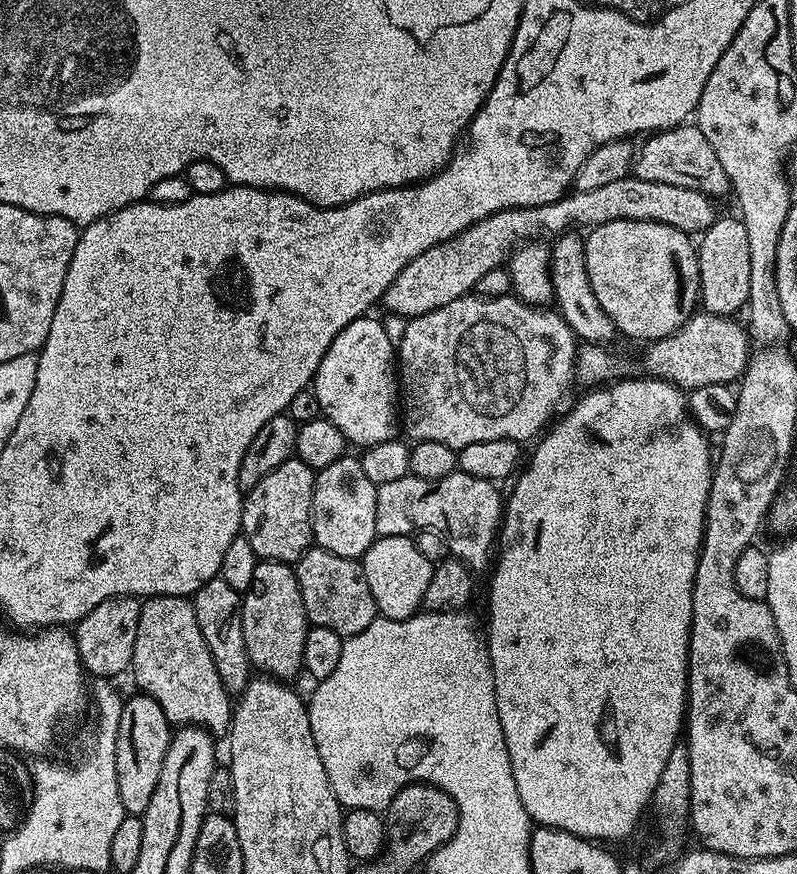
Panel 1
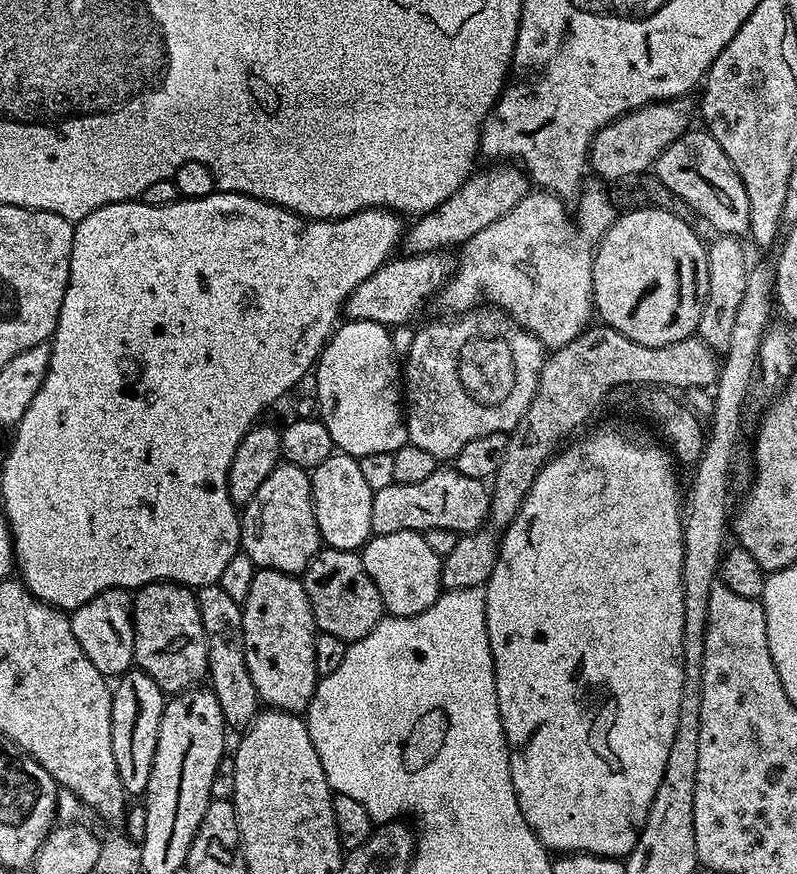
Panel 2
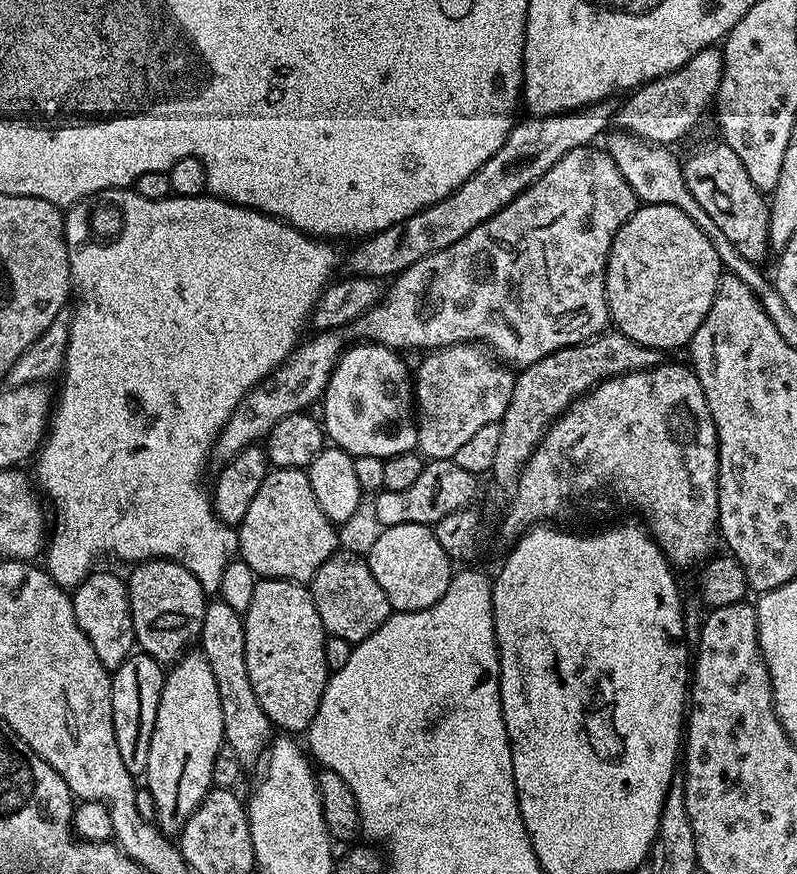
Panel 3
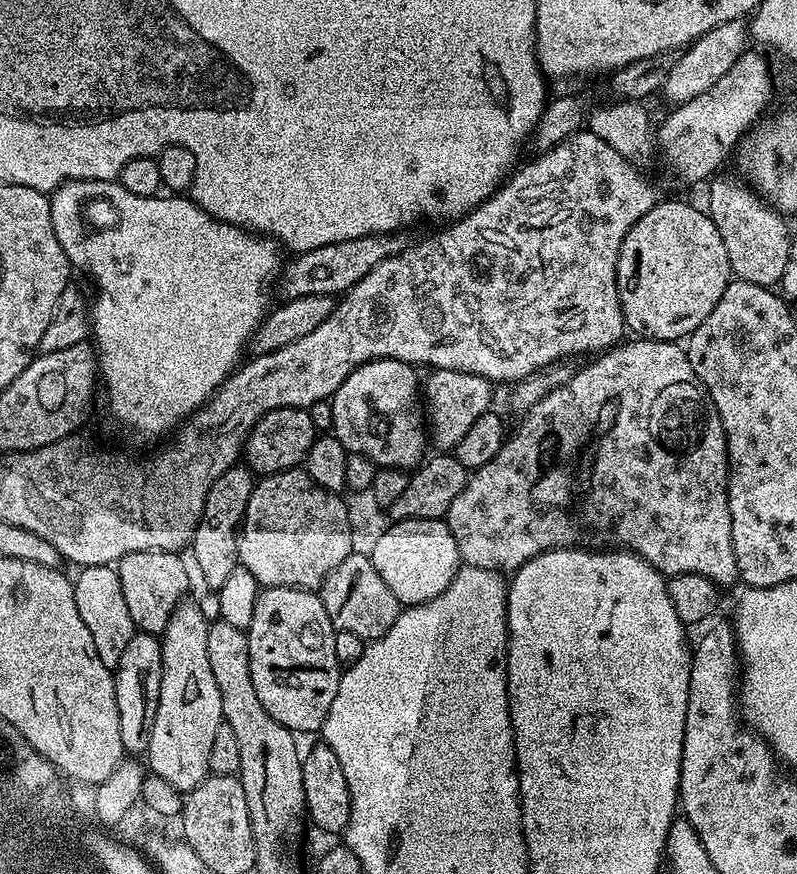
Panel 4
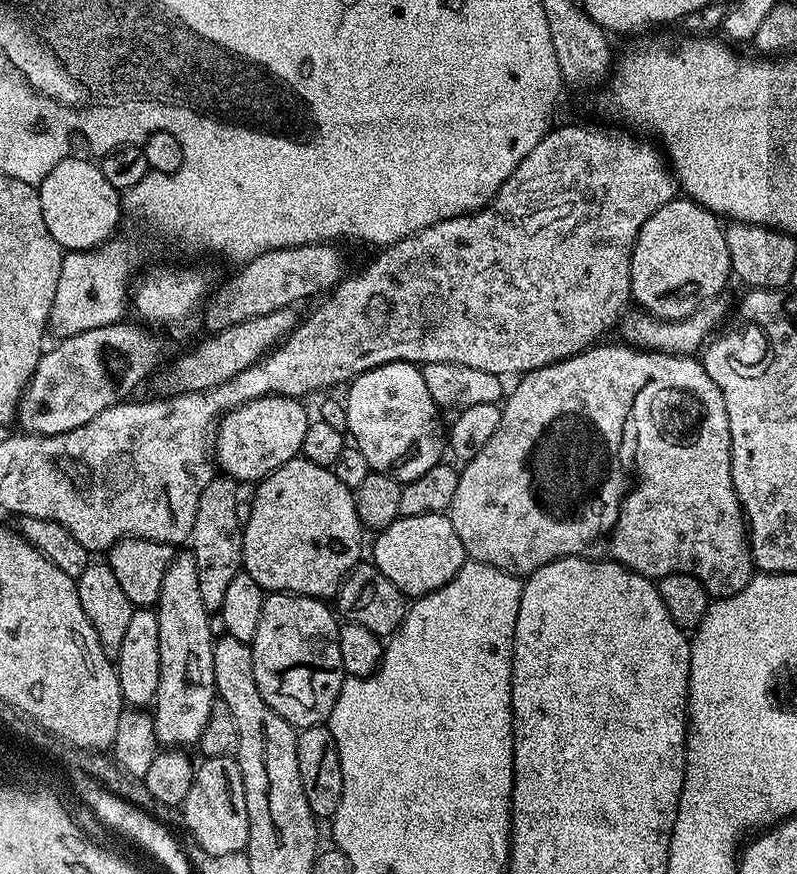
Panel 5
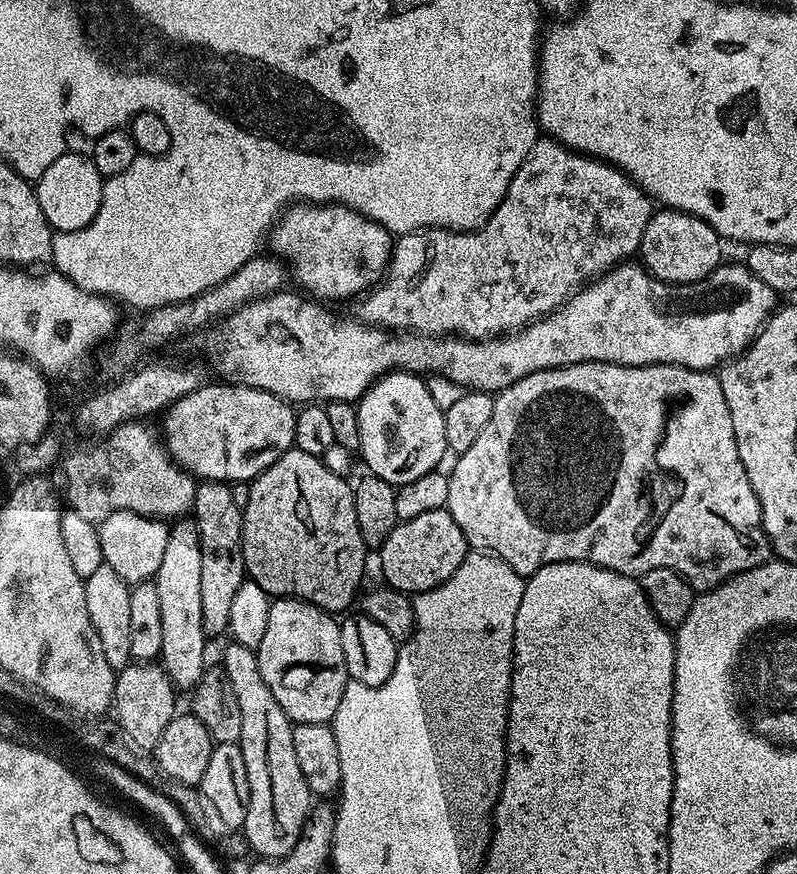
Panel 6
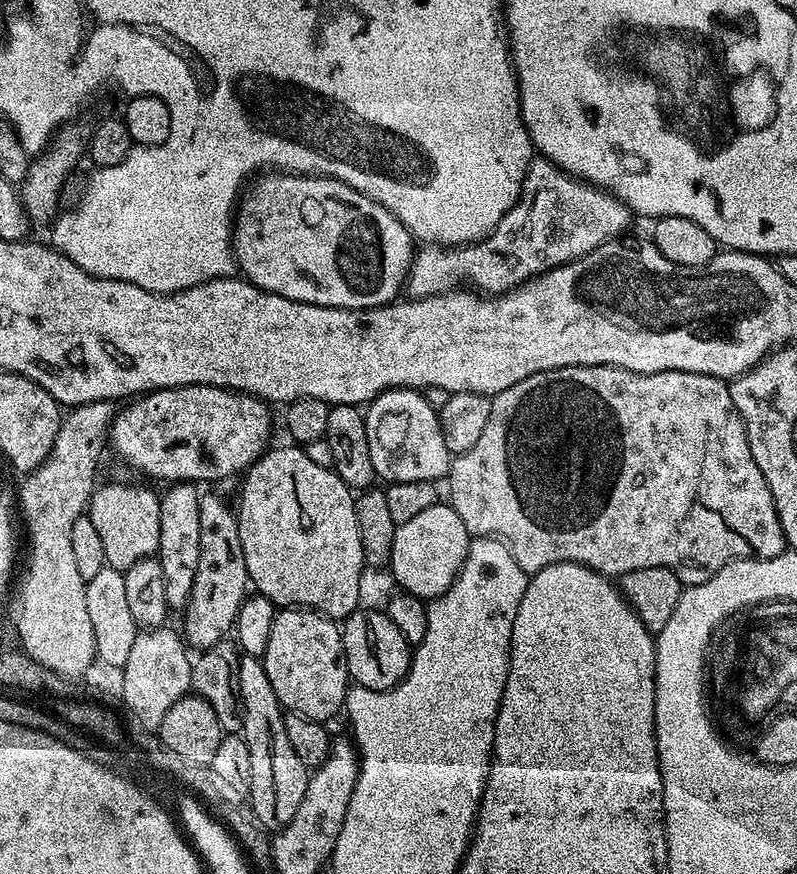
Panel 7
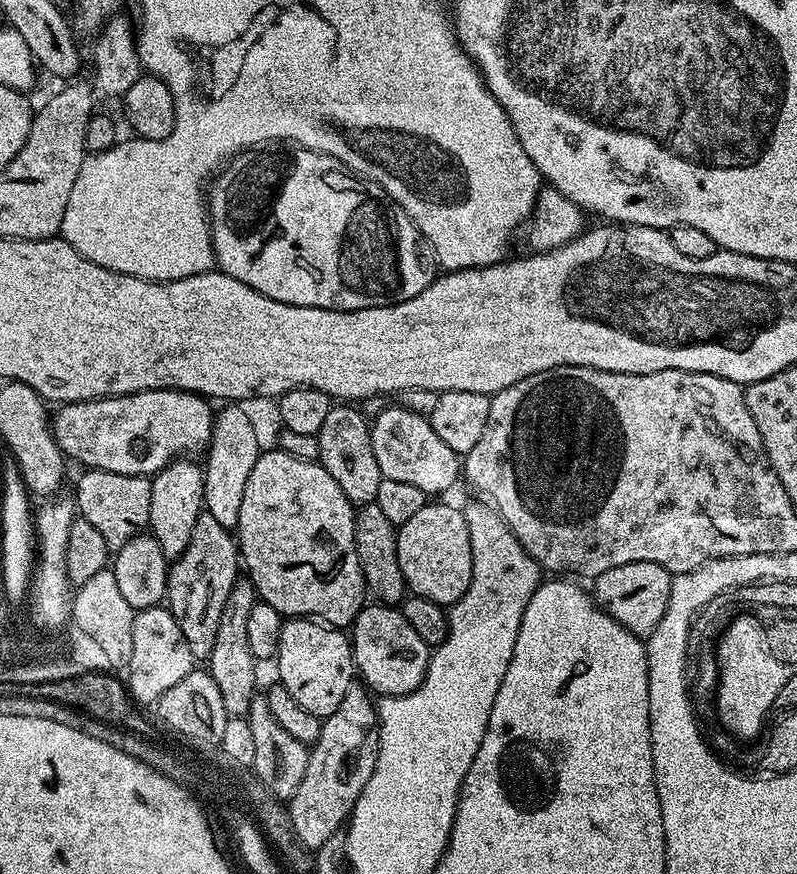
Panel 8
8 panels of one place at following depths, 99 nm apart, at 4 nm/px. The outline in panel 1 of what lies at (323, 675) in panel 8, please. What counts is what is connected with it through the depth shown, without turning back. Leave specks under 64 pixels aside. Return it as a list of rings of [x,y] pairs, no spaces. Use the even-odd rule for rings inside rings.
[[[277,560],[257,562],[254,579],[242,594],[240,613],[248,661],[252,663],[253,669],[281,682],[292,682],[296,675],[301,675],[304,666],[302,646],[306,646],[310,625],[302,606],[302,590],[298,586],[295,571],[287,564],[279,564]]]

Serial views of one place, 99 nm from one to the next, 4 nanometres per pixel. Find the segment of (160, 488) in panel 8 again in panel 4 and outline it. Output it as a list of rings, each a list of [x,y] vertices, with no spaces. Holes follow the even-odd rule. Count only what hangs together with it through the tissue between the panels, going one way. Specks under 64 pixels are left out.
[[[181,602],[176,607],[166,630],[159,637],[162,690],[158,694],[158,714],[154,714],[146,753],[151,775],[162,778],[181,794],[191,792],[209,775],[210,746],[214,746],[218,726],[225,723],[222,694],[218,694],[218,682],[214,682],[210,658],[206,654],[210,620],[204,617],[198,605],[188,603]]]

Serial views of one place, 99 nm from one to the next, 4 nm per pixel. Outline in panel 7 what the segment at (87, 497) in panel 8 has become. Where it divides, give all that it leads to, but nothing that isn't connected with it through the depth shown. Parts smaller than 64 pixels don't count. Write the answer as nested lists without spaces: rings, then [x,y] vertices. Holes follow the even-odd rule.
[[[103,484],[93,491],[86,515],[90,522],[94,522],[98,535],[102,537],[105,565],[124,573],[130,566],[134,566],[134,562],[155,557],[160,551],[160,496],[140,484]]]

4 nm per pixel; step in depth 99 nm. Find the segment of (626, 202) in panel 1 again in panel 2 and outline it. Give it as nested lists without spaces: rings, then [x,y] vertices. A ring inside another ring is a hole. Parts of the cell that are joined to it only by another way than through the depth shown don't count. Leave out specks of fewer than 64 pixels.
[[[447,251],[431,252],[421,256],[401,255],[376,271],[344,303],[343,315],[358,322],[378,322],[385,326],[407,325],[424,308],[432,295],[439,293],[454,271],[454,260]]]

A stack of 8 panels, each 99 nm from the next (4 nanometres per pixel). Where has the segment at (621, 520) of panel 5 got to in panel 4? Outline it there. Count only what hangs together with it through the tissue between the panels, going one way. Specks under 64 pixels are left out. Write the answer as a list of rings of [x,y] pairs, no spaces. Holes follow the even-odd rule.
[[[632,338],[632,341],[629,339],[627,342],[621,342],[616,345],[614,348],[609,348],[597,355],[595,358],[589,359],[592,360],[589,362],[585,368],[577,367],[571,378],[569,378],[562,386],[558,386],[554,390],[550,390],[550,394],[546,394],[546,398],[542,398],[530,409],[528,412],[523,413],[520,425],[516,429],[511,429],[510,435],[505,439],[503,446],[498,450],[498,454],[494,454],[494,458],[490,458],[490,462],[486,462],[486,466],[475,469],[468,477],[468,484],[462,490],[462,494],[458,494],[458,498],[454,498],[454,502],[450,502],[450,510],[448,511],[446,517],[446,523],[450,534],[454,534],[454,542],[458,542],[458,550],[460,551],[460,559],[464,564],[469,564],[470,566],[478,566],[482,570],[494,570],[495,572],[501,574],[511,574],[525,564],[527,560],[532,560],[538,554],[543,552],[551,552],[553,548],[579,548],[581,550],[604,550],[609,546],[615,546],[620,550],[627,550],[629,552],[635,552],[636,555],[641,556],[646,562],[650,562],[650,566],[657,568],[665,578],[671,578],[677,576],[678,574],[702,574],[706,578],[710,578],[718,586],[725,586],[724,584],[737,583],[740,571],[738,570],[738,562],[734,558],[734,534],[730,530],[730,502],[728,501],[728,443],[726,442],[726,434],[724,433],[724,427],[722,422],[718,418],[718,410],[714,406],[714,402],[708,397],[708,392],[704,388],[704,383],[697,378],[694,374],[694,370],[690,366],[688,361],[688,353],[679,343],[673,342],[671,340],[645,340],[643,338]],[[642,376],[648,376],[652,378],[652,470],[644,470],[648,466],[640,464],[640,468],[630,468],[628,464],[622,464],[618,462],[618,454],[608,454],[608,450],[604,450],[602,446],[602,430],[606,428],[606,424],[602,422],[602,414],[600,410],[606,410],[610,406],[610,392],[616,392],[618,390],[618,384],[620,382],[626,382],[630,378],[642,378]]]

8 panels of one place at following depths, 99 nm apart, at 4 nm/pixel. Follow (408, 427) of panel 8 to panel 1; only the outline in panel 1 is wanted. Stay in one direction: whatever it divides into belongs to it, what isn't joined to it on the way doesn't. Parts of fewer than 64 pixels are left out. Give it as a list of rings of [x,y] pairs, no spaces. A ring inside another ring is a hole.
[[[368,314],[362,315],[337,334],[318,366],[314,381],[323,419],[334,422],[334,426],[342,430],[345,441],[349,445],[360,444],[361,449],[393,439],[398,432],[398,352],[387,337],[383,323],[372,318]]]

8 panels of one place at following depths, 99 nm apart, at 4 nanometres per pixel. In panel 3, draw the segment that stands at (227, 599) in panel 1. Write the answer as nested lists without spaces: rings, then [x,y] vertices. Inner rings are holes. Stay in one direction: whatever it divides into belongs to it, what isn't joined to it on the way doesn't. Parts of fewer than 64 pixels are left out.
[[[212,599],[204,606],[204,621],[198,648],[203,652],[206,662],[210,662],[214,682],[218,682],[218,698],[222,698],[224,739],[236,751],[241,762],[248,765],[256,759],[259,761],[265,755],[274,736],[274,725],[266,718],[262,706],[258,706],[254,686],[250,686],[250,674],[246,670],[246,630],[243,615],[226,606],[224,600]]]

